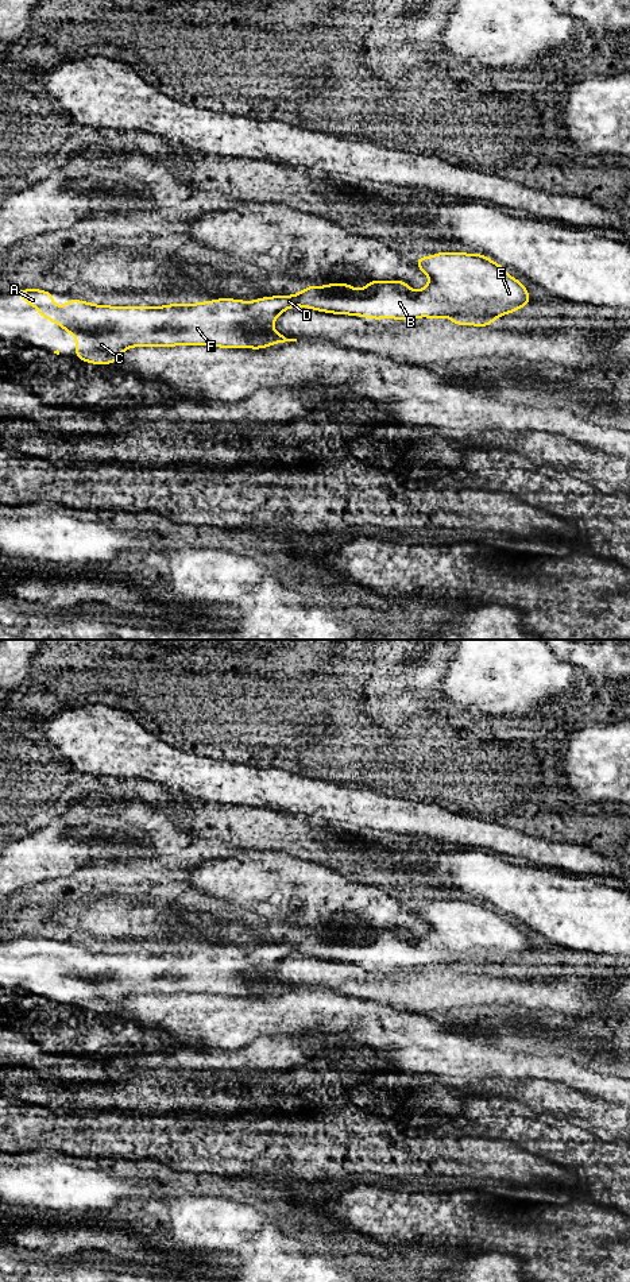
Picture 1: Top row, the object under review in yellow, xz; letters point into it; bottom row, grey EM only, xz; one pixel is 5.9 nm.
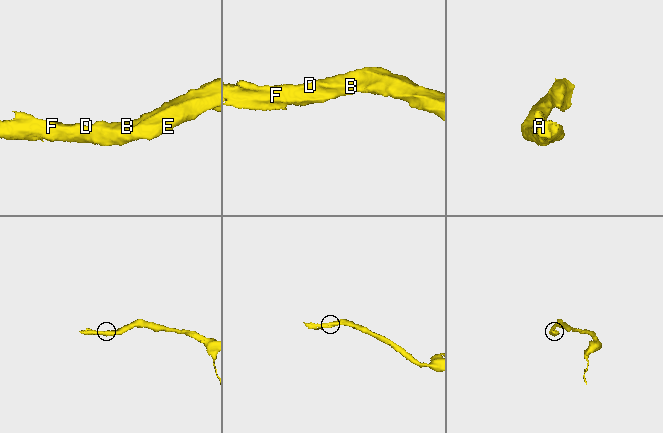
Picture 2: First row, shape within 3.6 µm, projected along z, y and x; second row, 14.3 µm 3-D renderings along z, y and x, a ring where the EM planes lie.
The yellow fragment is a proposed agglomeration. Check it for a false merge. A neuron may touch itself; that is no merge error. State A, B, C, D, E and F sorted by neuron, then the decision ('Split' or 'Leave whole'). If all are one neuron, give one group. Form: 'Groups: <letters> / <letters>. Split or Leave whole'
Groups: A B C D E F. Leave whole

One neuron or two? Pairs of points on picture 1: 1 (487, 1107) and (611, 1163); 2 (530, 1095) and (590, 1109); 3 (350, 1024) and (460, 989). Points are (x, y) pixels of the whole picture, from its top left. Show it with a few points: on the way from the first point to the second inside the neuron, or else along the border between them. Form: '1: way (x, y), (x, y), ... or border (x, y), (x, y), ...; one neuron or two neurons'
1: way (518, 1123), (580, 1151); one neuron
2: way (545, 1095), (575, 1104); one neuron
3: border (368, 1000), (426, 1015); two neurons

